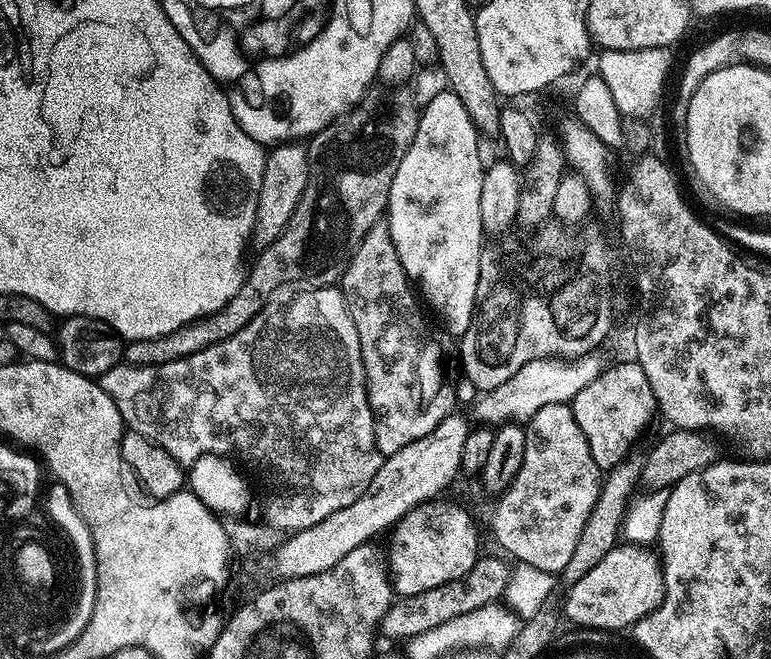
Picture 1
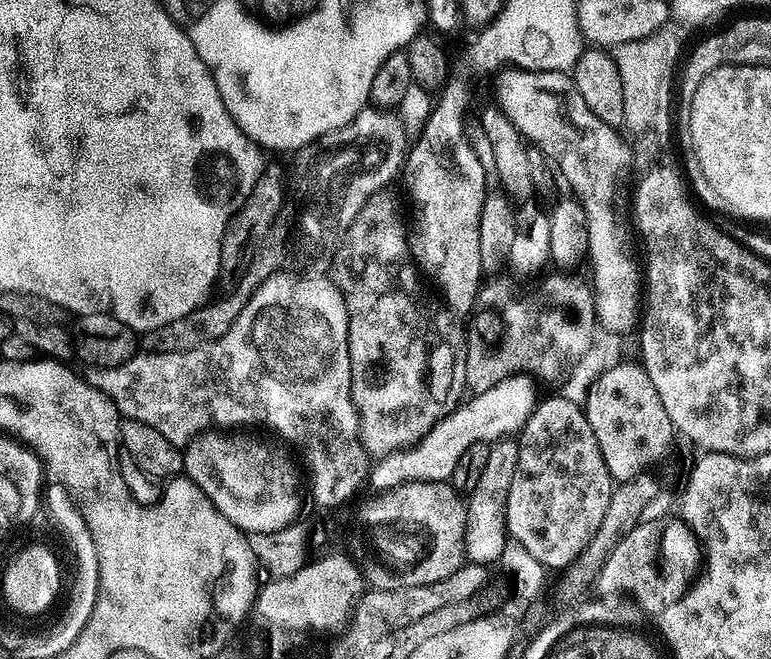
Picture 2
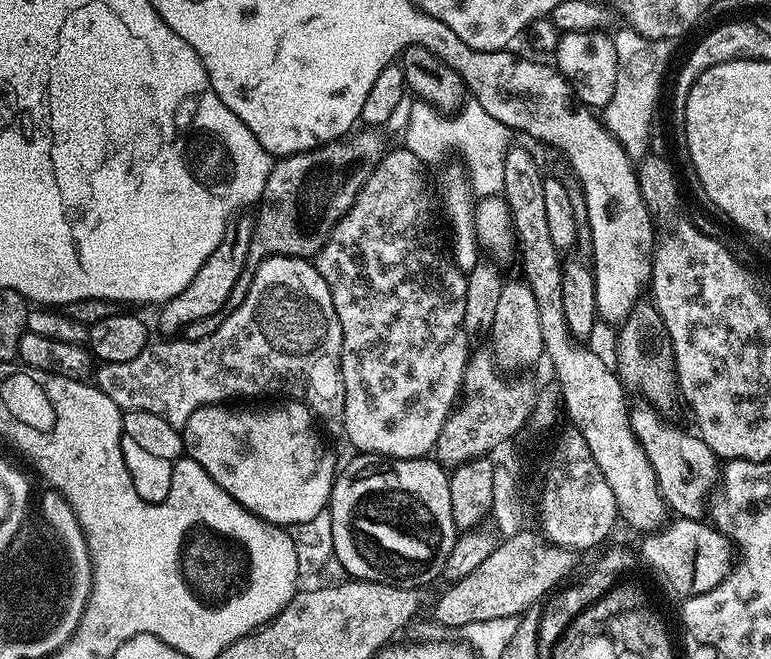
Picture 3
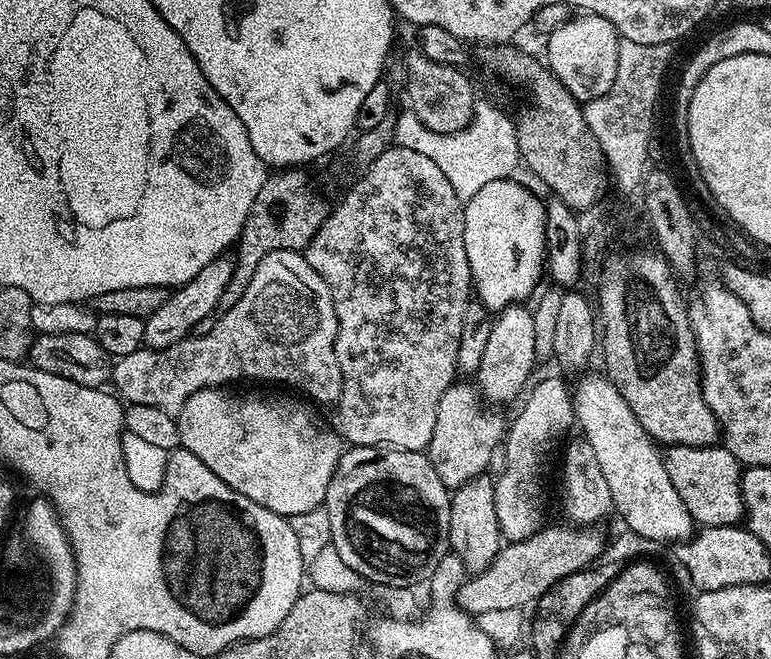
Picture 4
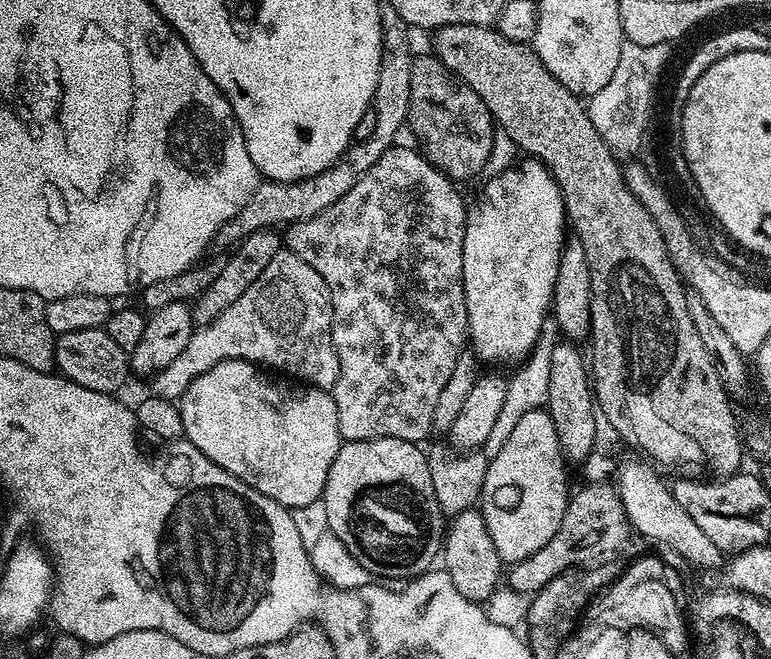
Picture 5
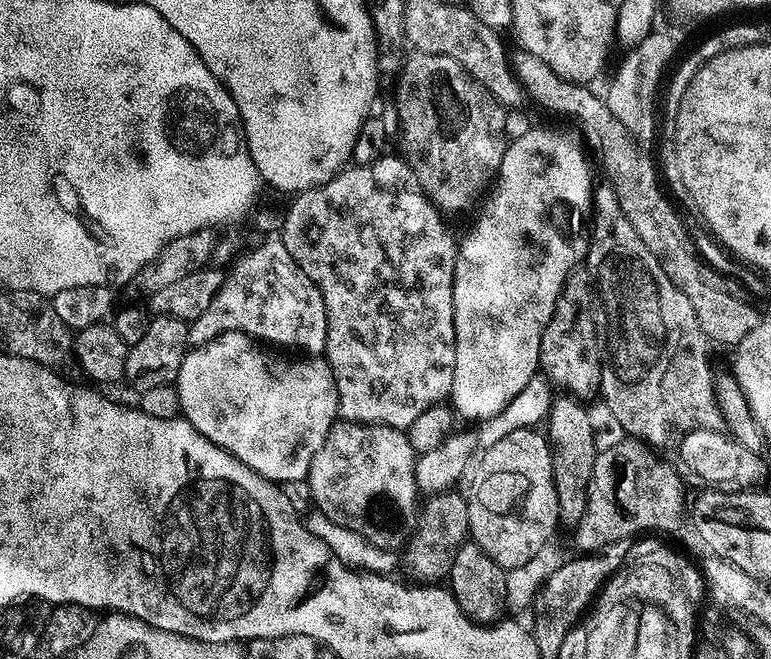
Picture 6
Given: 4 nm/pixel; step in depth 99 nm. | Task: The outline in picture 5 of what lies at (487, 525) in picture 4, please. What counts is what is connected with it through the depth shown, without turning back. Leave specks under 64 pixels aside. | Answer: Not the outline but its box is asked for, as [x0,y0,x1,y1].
[442,508,502,605]

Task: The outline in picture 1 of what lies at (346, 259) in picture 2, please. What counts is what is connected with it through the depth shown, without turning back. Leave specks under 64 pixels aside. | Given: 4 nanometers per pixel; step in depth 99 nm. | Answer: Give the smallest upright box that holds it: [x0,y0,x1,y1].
[338,223,458,457]

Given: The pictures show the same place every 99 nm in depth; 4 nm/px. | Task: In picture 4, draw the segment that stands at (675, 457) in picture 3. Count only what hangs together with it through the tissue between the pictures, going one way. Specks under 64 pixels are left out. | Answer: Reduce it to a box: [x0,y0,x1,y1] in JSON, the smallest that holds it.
[663,444,745,527]

